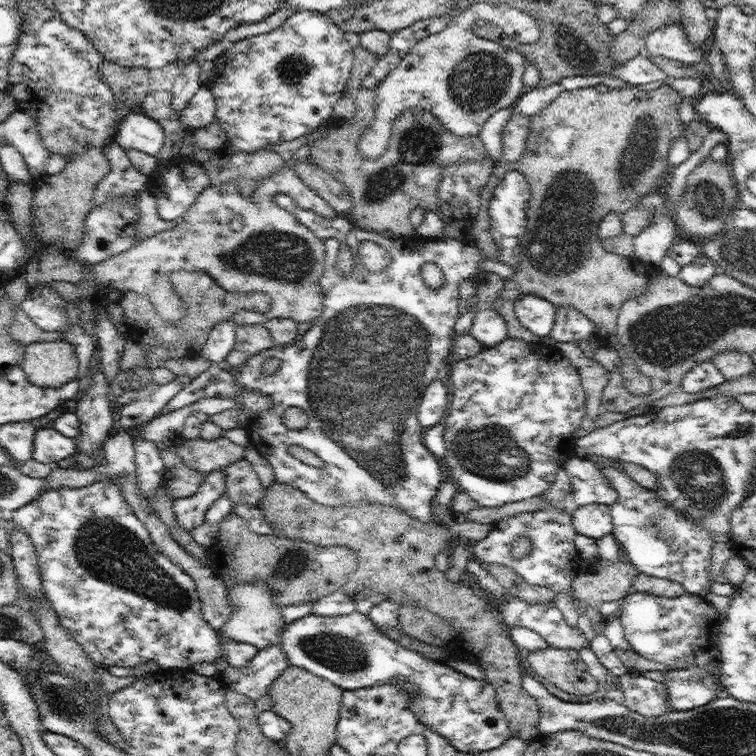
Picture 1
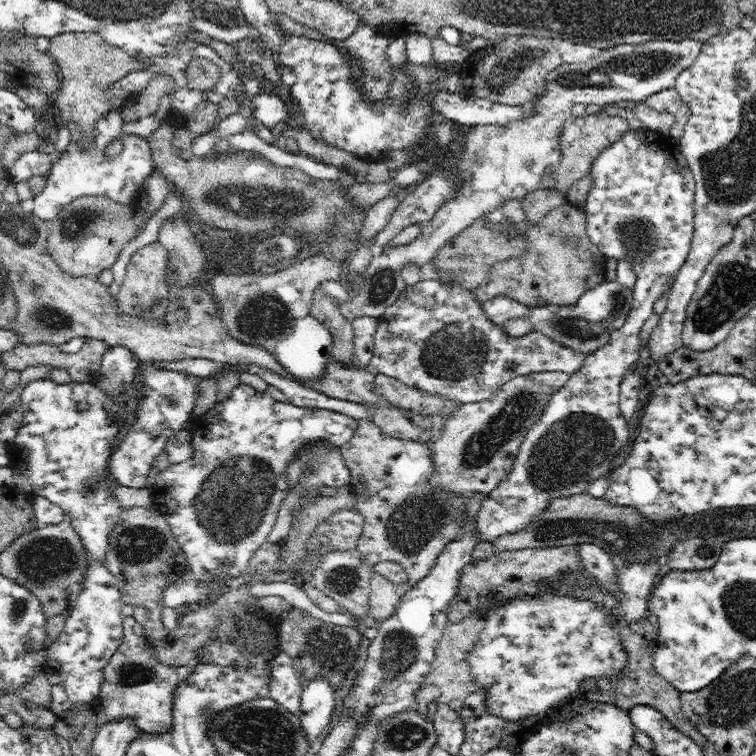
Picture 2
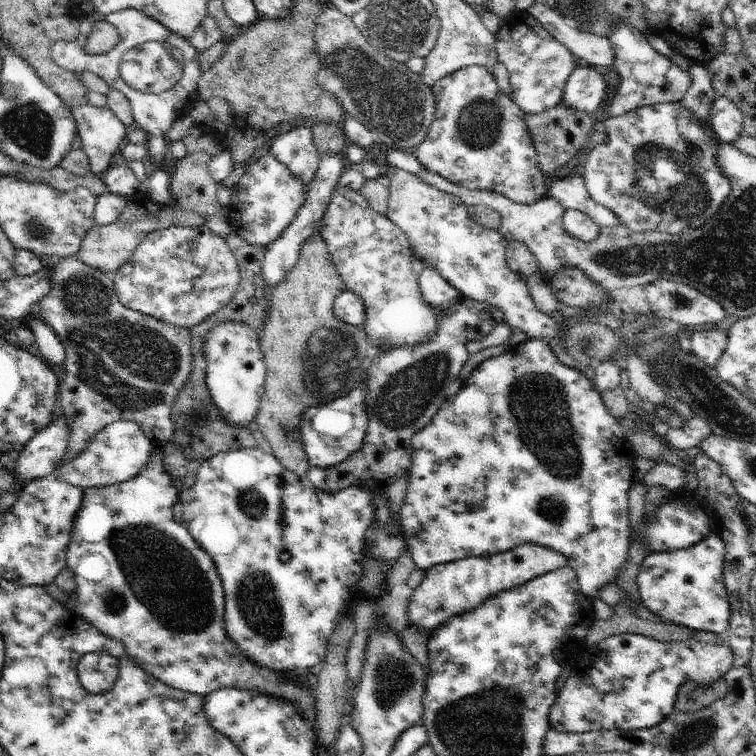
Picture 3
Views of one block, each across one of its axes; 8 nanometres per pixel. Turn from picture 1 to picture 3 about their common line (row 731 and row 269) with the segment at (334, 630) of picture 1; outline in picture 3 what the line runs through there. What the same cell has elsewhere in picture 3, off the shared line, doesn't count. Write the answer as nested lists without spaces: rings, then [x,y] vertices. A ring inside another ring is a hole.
[[[392,167],[387,177],[390,185],[385,215],[406,232],[414,256],[424,262],[422,267],[432,266],[466,298],[498,308],[504,314],[504,322],[531,339],[561,336],[556,318],[534,306],[528,285],[506,264],[508,241],[502,231],[476,224],[469,219],[468,206],[462,200],[422,182],[414,173]]]

